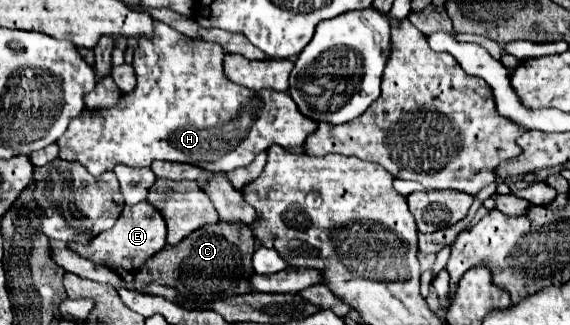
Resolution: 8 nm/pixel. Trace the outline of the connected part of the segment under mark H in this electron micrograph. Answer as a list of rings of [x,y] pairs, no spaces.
[[[154,21],[152,37],[142,35],[134,49],[134,75],[136,87],[128,95],[120,95],[118,103],[110,109],[88,111],[84,109],[78,117],[68,123],[68,129],[62,137],[56,139],[60,147],[58,159],[76,161],[88,169],[92,177],[98,177],[106,171],[112,171],[114,165],[128,167],[150,167],[152,161],[174,161],[174,163],[190,163],[204,171],[232,171],[238,167],[246,167],[254,161],[258,153],[268,149],[270,145],[282,147],[300,147],[306,137],[316,131],[316,123],[306,119],[288,93],[278,93],[272,89],[252,91],[232,83],[224,75],[222,67],[224,49],[218,43],[208,43],[202,39],[192,39],[166,23]]]

